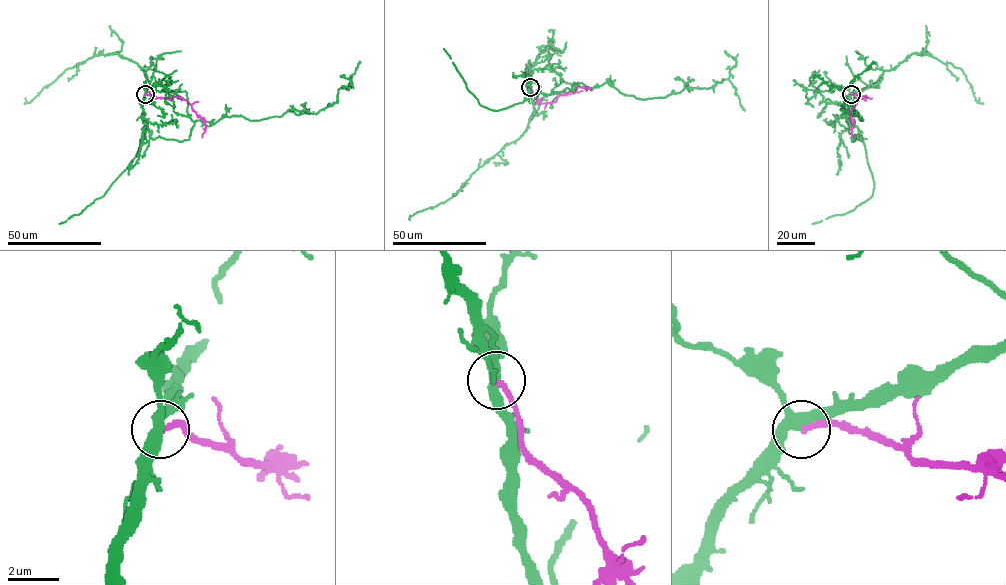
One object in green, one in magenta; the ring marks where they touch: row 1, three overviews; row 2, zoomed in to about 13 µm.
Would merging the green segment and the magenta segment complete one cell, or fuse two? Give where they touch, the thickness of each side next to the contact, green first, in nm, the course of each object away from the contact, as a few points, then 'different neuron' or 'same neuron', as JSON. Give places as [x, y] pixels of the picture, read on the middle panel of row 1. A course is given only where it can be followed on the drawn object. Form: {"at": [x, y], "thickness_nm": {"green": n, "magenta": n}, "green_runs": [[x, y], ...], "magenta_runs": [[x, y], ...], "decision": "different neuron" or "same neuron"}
{"at": [530, 87], "thickness_nm": {"green": 360, "magenta": 200}, "green_runs": [[530, 87], [535, 98], [608, 79], [643, 99], [728, 79], [745, 110]], "magenta_runs": [[530, 87], [541, 103], [554, 102], [558, 96], [574, 93], [579, 86], [590, 88], [586, 89]], "decision": "same neuron"}

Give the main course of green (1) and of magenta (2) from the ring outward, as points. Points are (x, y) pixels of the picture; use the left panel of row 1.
1: (145, 94), (150, 137), (182, 141), (197, 120), (316, 114), (334, 103), (360, 61)
2: (145, 94), (157, 98), (180, 97), (187, 101), (205, 124), (202, 137)

